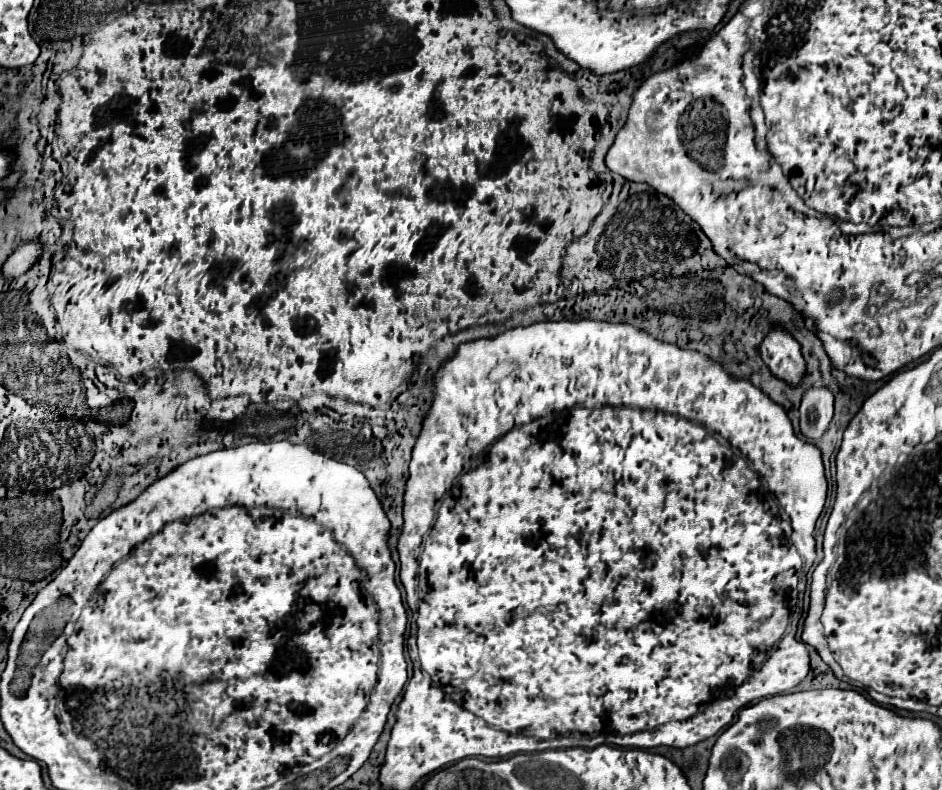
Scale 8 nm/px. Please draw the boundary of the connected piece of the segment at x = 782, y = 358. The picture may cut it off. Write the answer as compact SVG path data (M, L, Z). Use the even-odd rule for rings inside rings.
M772 328L772 330L768 332L768 336L764 338L760 350L762 350L762 360L766 362L766 366L772 370L772 374L774 374L776 378L784 380L784 382L790 384L790 386L800 386L800 384L802 384L802 380L804 380L804 376L806 376L806 362L804 362L802 354L800 354L800 344L798 344L786 330L782 330L782 328Z

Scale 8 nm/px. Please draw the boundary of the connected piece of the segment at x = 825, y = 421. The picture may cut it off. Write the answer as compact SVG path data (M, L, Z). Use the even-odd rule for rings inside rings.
M814 386L806 390L800 406L800 432L810 440L822 438L833 415L834 396L828 388Z

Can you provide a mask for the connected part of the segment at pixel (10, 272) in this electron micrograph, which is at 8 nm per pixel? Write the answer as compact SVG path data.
M32 240L32 242L24 242L4 264L4 274L6 276L20 276L24 274L42 254L42 242L40 240Z

